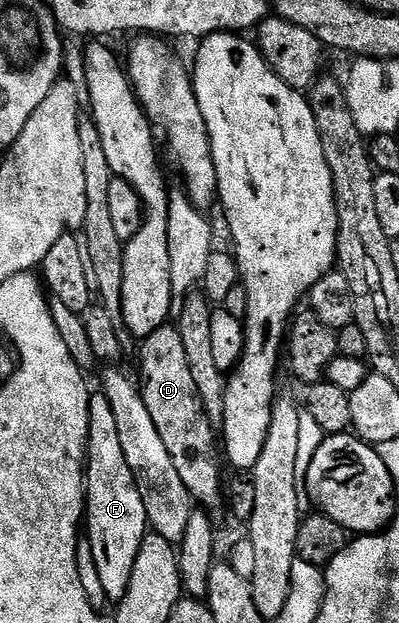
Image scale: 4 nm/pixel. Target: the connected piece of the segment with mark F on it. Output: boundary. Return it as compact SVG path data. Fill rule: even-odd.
M101 392L90 395L90 440L84 463L84 489L84 534L91 542L101 587L107 599L117 604L128 592L128 580L132 580L132 568L140 544L146 539L148 523L140 488L132 476L132 468L128 468L128 460L124 460L116 415L112 413L112 404L108 404L106 395Z

